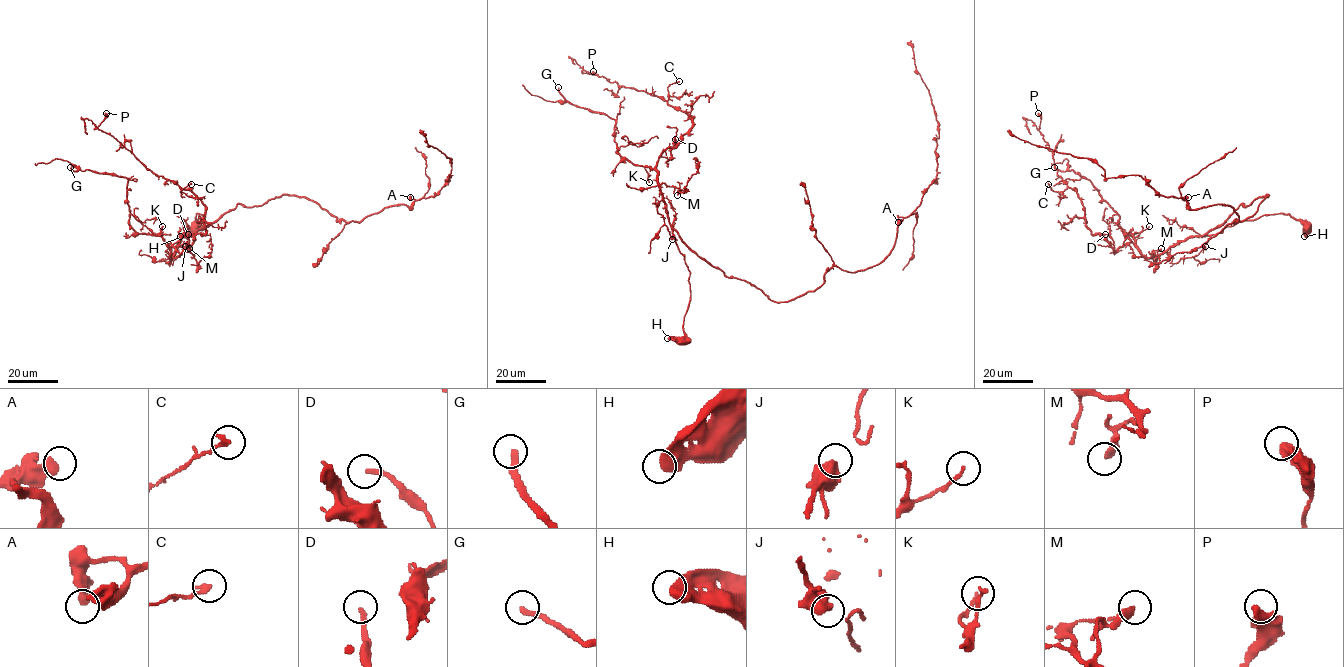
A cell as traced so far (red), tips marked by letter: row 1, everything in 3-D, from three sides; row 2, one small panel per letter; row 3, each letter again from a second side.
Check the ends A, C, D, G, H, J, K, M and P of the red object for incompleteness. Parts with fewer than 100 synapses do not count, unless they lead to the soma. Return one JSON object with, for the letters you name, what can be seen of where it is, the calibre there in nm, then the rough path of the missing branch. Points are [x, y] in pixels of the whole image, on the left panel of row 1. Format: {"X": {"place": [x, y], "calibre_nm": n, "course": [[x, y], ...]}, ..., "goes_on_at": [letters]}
{"G": {"place": [70, 167], "calibre_nm": 260, "course": [[70, 167], [66, 162], [77, 142], [78, 124], [76, 115], [64, 105], [62, 90]]}, "goes_on_at": ["G"]}

